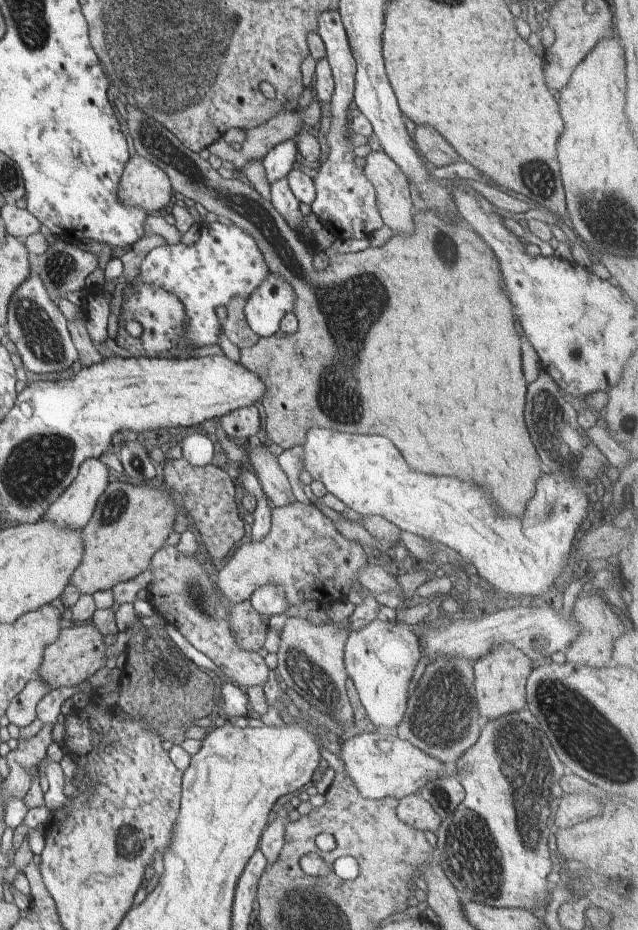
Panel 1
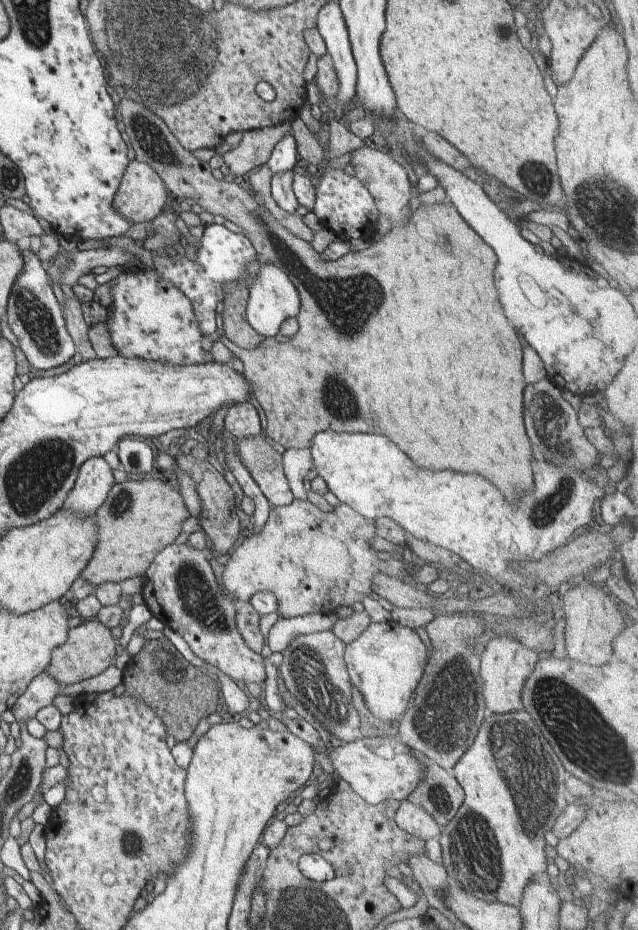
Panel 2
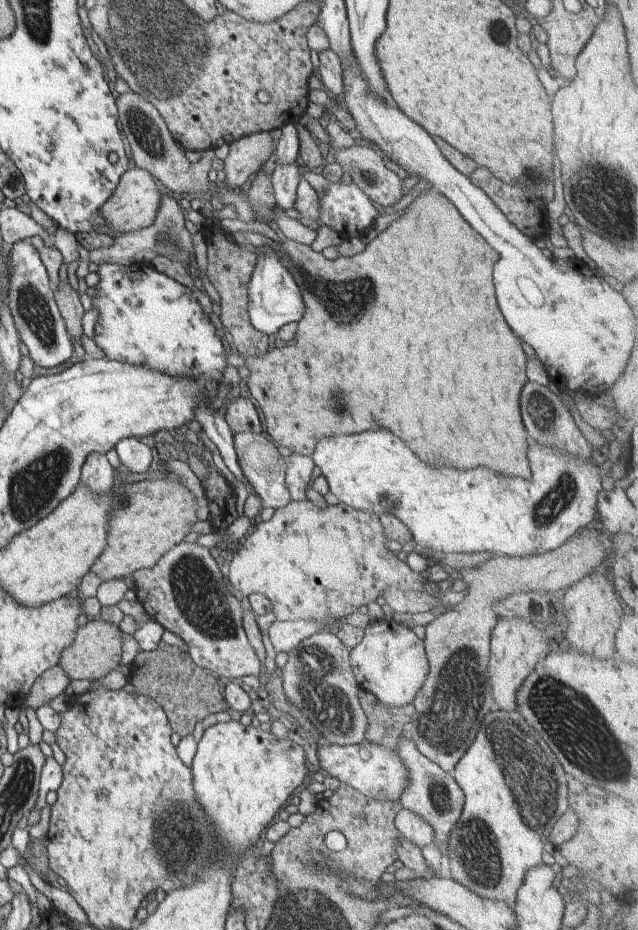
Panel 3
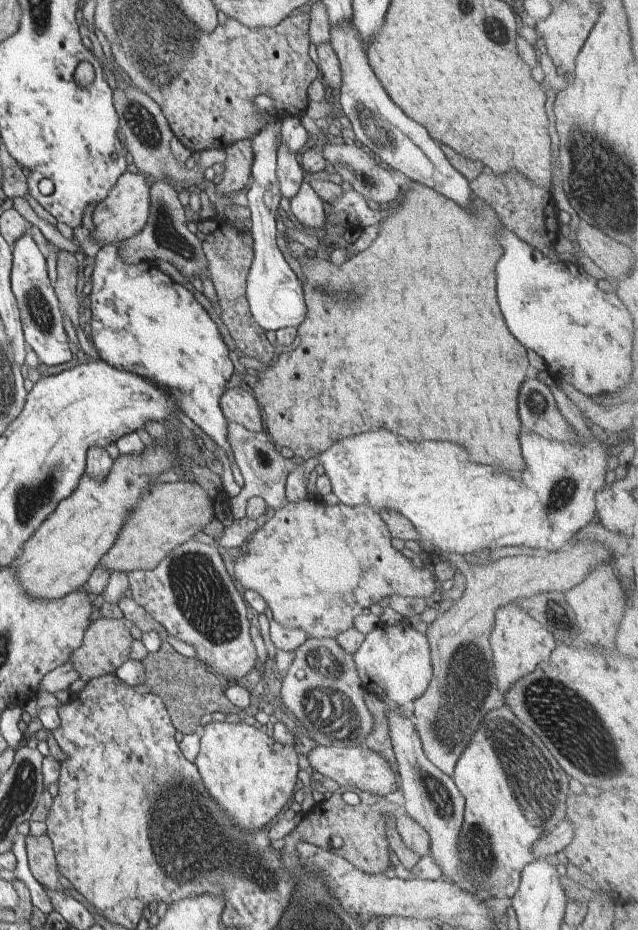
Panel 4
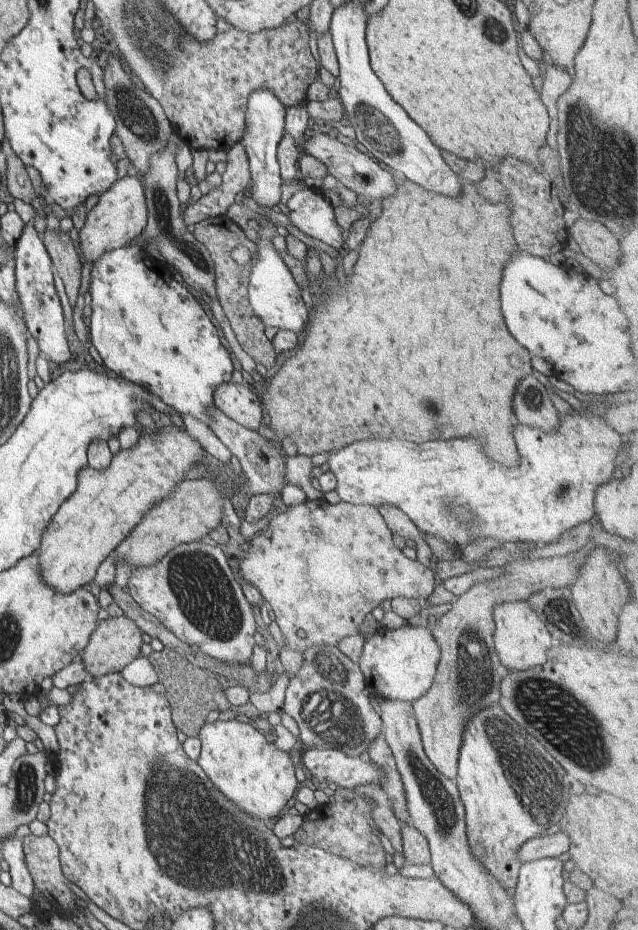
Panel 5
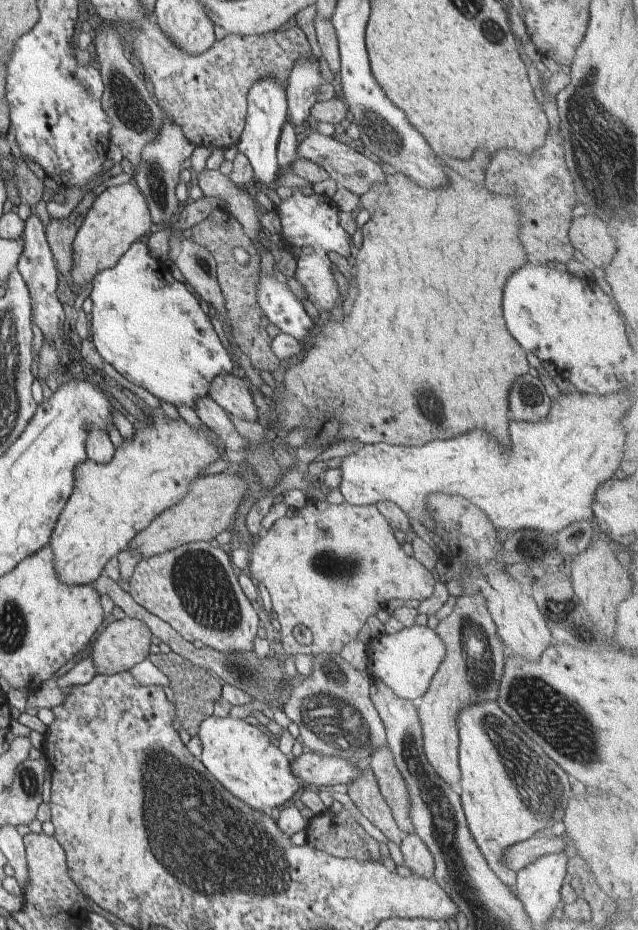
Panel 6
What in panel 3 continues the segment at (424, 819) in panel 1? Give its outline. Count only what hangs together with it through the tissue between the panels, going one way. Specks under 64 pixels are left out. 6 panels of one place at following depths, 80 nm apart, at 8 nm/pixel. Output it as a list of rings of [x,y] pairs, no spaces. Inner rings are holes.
[[[402,808],[395,817],[395,826],[403,839],[411,841],[422,849],[435,839],[434,828],[418,814]]]

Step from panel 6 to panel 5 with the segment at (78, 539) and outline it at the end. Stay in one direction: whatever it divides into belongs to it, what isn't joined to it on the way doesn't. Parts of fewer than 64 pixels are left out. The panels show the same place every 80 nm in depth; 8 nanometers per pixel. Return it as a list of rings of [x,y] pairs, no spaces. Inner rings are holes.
[[[175,425],[141,435],[142,438],[138,440],[138,444],[134,444],[134,448],[121,449],[115,454],[106,470],[96,470],[85,464],[78,472],[78,485],[74,494],[62,502],[58,512],[52,516],[48,528],[44,530],[40,546],[34,550],[34,554],[38,556],[40,576],[50,588],[54,588],[54,592],[70,594],[85,586],[93,587],[96,572],[106,557],[134,530],[134,526],[144,518],[144,514],[154,504],[162,502],[166,496],[172,496],[176,486],[184,481],[186,472],[199,462],[202,463],[205,458],[205,449],[200,442]]]

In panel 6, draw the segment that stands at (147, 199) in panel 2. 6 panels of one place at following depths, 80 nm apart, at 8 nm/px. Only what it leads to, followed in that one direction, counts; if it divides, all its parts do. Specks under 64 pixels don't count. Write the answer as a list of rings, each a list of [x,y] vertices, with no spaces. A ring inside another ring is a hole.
[[[131,180],[128,184],[110,186],[100,194],[90,208],[86,219],[73,241],[74,266],[72,280],[78,289],[93,283],[94,276],[104,268],[112,268],[118,258],[141,238],[145,239],[153,231],[150,212],[144,194],[137,184]]]

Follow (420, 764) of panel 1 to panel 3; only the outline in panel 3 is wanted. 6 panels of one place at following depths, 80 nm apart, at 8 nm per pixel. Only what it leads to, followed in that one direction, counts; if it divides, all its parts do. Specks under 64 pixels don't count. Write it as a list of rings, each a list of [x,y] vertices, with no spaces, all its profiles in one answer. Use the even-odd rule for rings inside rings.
[[[365,740],[350,746],[319,746],[318,760],[326,774],[360,792],[368,800],[400,801],[408,784],[408,770],[397,750],[388,750],[382,744]]]

